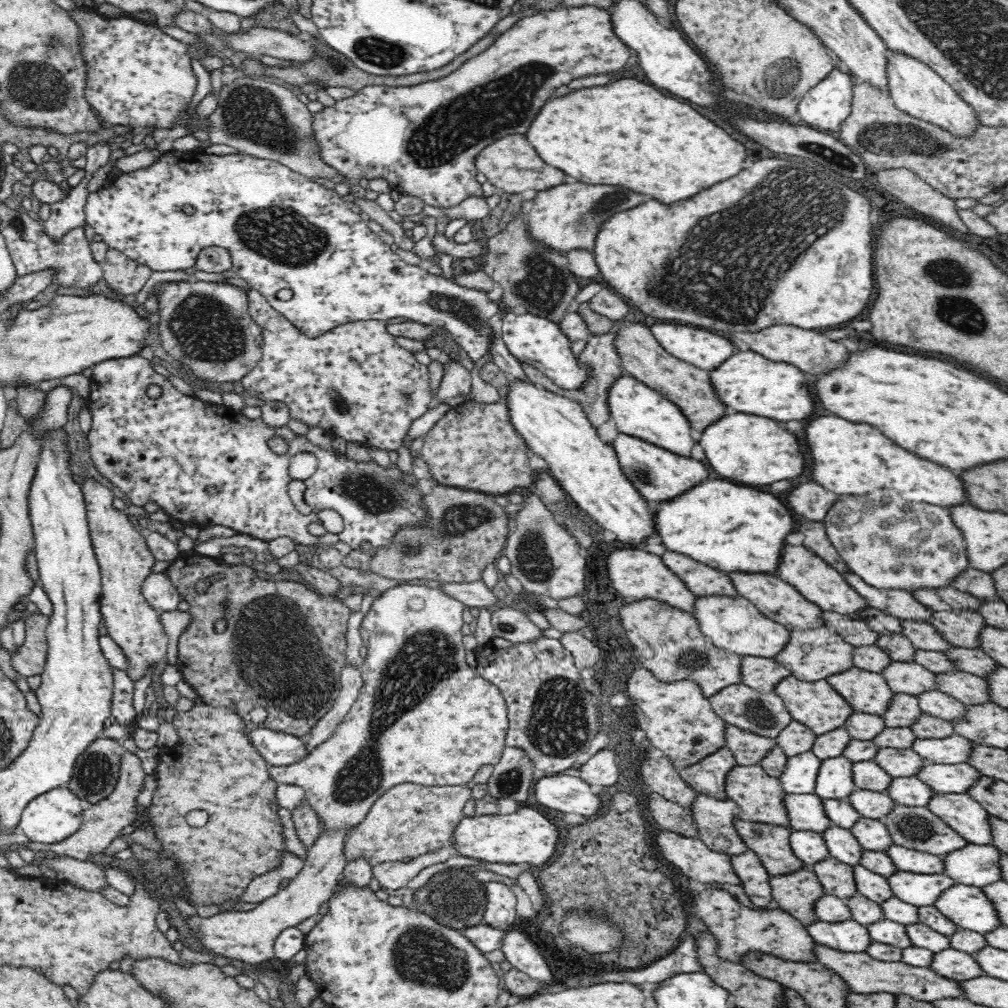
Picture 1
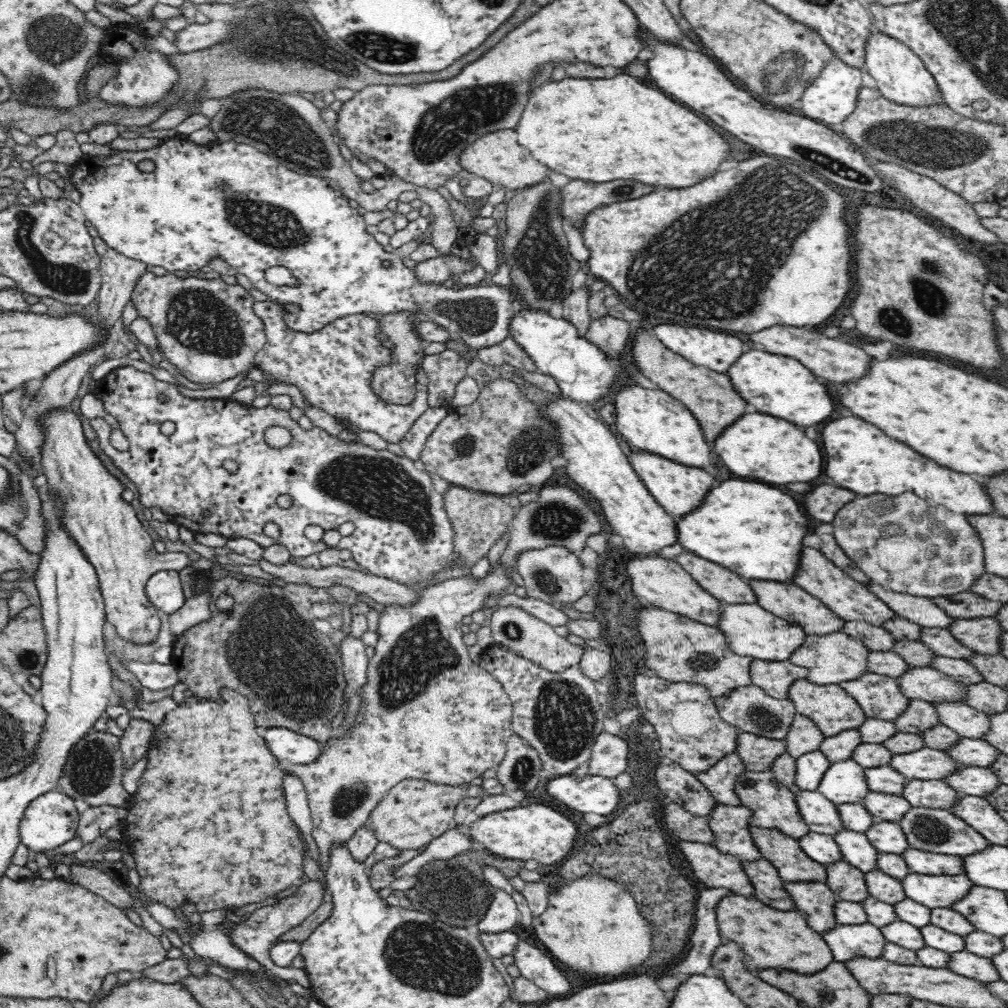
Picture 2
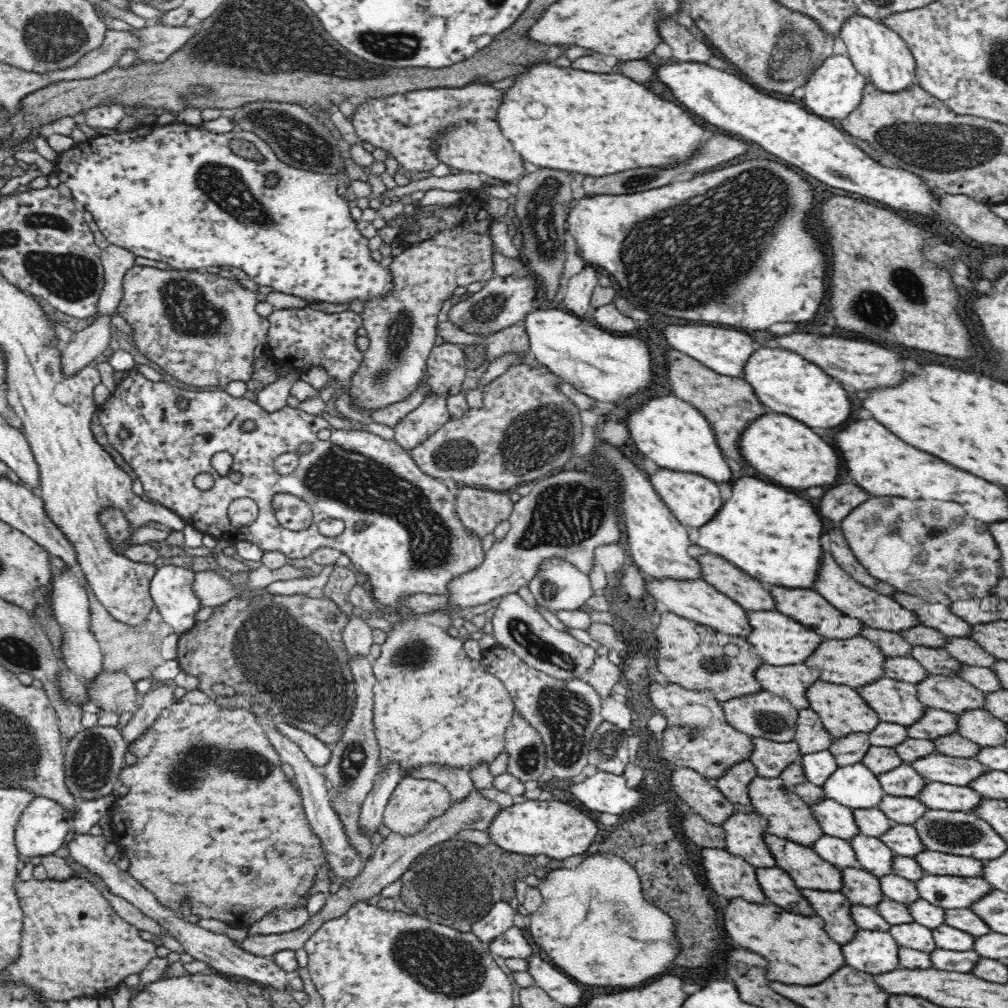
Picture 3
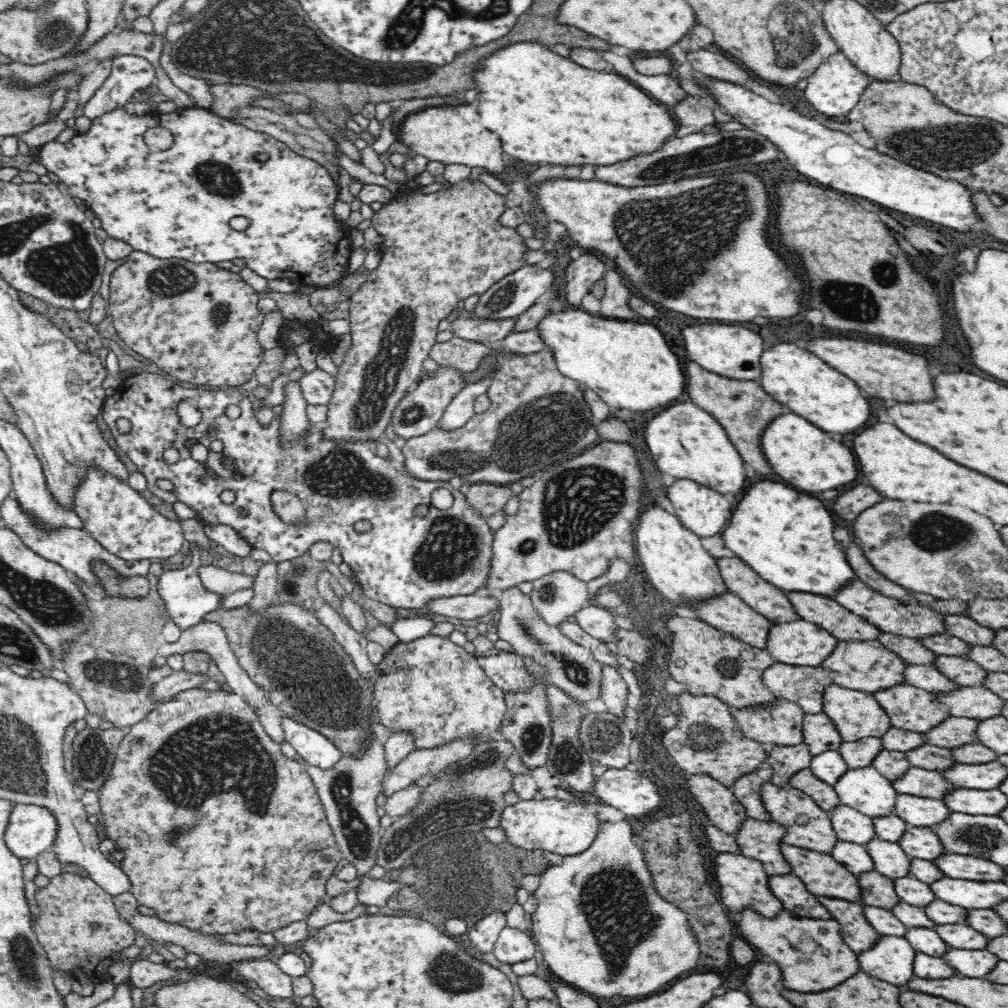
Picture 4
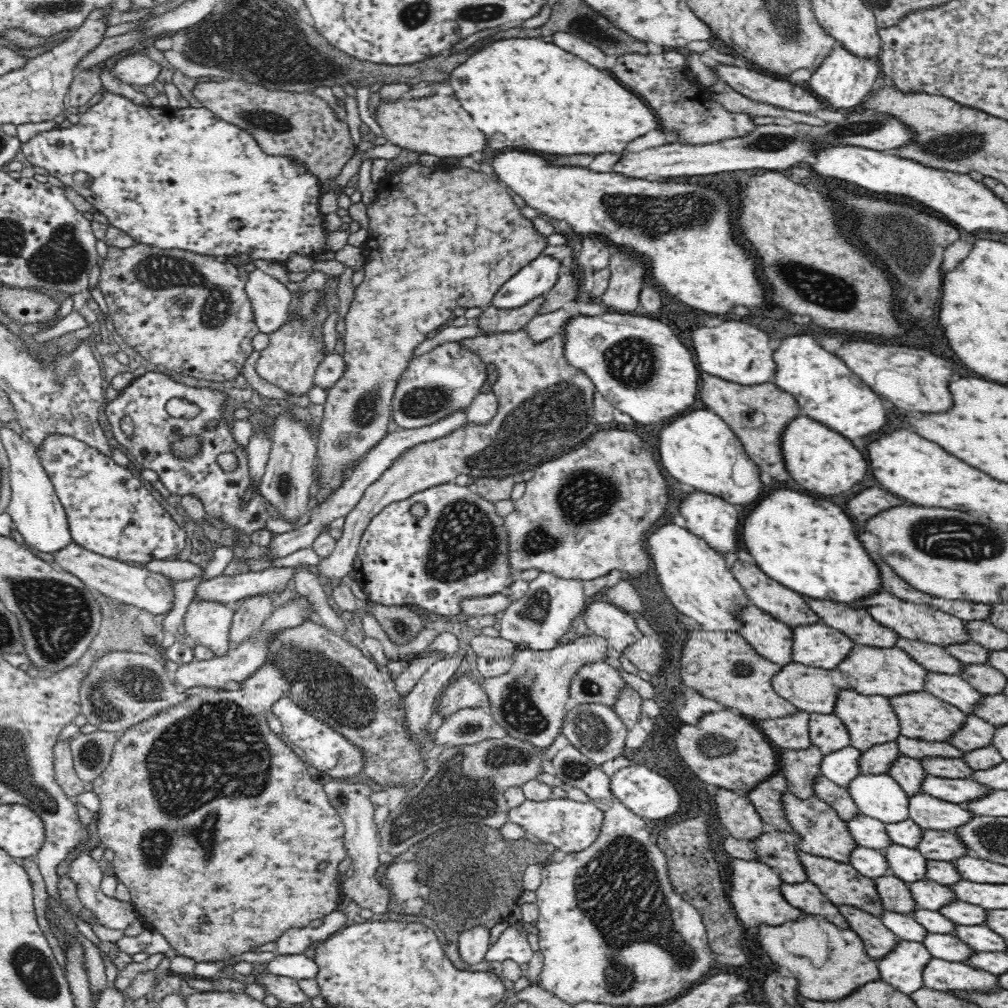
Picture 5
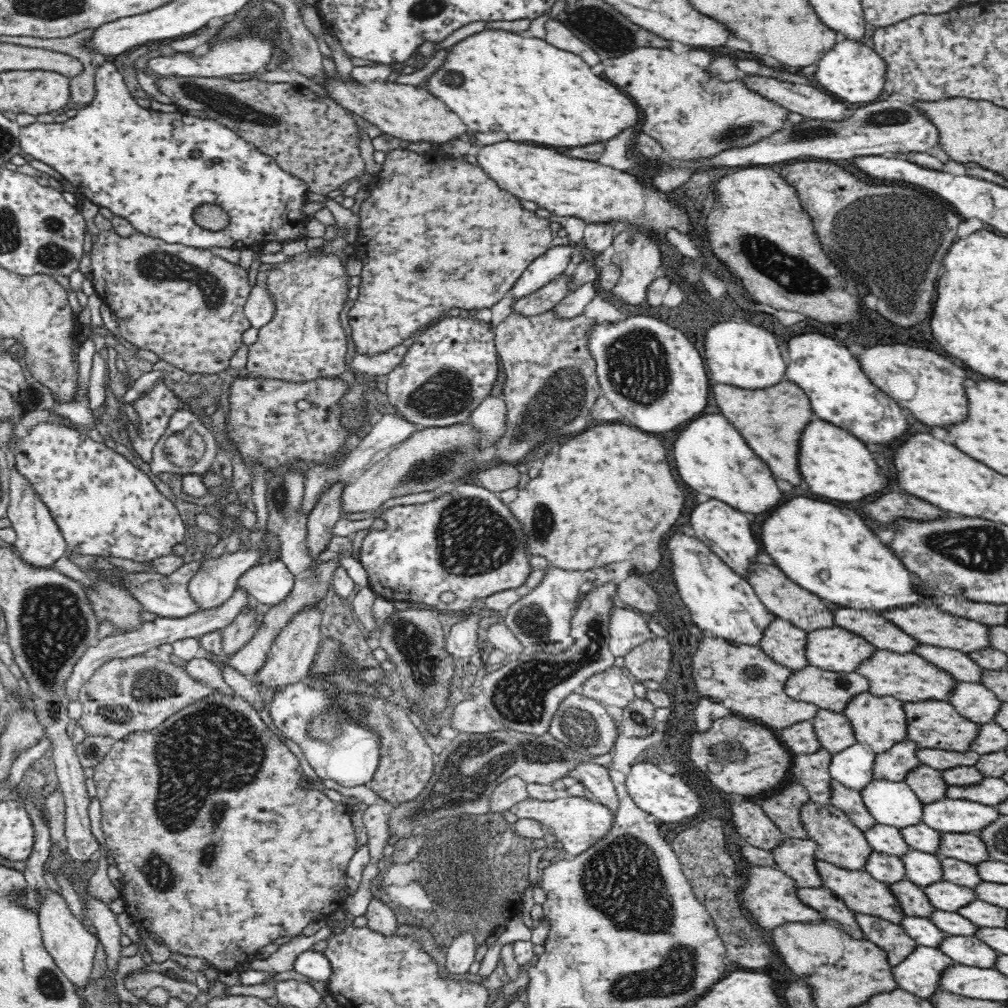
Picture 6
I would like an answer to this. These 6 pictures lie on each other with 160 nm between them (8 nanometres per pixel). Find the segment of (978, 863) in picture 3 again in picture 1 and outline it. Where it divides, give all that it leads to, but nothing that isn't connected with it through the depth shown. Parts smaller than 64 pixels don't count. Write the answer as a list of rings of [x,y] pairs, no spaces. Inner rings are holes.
[[[892,845],[888,856],[897,866],[897,870],[916,874],[942,874],[945,872],[944,856],[936,856],[904,846]]]

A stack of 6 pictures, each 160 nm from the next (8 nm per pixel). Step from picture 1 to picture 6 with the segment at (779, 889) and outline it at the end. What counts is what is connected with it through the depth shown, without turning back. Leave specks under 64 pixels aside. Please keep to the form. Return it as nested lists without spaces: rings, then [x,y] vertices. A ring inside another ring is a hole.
[[[855,913],[865,938],[888,954],[892,967],[902,963],[918,947],[918,943],[901,927],[877,916]]]

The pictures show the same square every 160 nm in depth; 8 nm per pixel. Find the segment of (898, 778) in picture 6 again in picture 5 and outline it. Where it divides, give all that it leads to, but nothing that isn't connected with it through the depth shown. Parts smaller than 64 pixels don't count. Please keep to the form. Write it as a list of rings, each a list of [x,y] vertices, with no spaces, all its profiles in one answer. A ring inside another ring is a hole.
[[[897,741],[887,742],[861,751],[859,758],[860,771],[863,774],[890,774],[892,763],[900,756]]]

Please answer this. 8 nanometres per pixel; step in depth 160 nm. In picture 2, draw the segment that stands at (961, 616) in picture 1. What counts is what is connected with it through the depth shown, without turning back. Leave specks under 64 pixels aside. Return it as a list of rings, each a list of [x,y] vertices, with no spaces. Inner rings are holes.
[[[997,618],[957,619],[948,629],[954,638],[964,642],[976,653],[1001,653],[1001,632],[1004,630]]]

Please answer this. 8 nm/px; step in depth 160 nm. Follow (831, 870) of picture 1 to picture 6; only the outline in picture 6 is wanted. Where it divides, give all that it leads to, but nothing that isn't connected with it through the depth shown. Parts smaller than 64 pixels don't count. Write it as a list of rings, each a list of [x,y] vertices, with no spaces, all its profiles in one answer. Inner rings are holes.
[[[904,879],[889,885],[889,887],[901,904],[903,912],[908,916],[930,918],[931,914],[937,909],[928,900],[929,896],[923,891],[921,885]]]

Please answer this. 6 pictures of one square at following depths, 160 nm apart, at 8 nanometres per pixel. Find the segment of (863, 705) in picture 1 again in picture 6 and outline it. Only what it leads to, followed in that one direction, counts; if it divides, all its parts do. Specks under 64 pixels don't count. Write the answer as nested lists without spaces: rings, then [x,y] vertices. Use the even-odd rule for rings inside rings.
[[[938,699],[905,702],[903,709],[907,716],[907,738],[917,742],[920,749],[970,751],[971,744],[978,736],[980,724],[964,718],[950,702],[938,701]]]

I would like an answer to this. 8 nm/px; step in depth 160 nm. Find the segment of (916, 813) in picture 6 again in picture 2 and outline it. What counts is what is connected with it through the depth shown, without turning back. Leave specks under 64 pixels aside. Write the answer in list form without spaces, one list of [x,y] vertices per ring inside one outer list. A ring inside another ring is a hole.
[[[854,759],[833,762],[824,773],[817,791],[836,805],[862,803],[871,791],[864,769]]]

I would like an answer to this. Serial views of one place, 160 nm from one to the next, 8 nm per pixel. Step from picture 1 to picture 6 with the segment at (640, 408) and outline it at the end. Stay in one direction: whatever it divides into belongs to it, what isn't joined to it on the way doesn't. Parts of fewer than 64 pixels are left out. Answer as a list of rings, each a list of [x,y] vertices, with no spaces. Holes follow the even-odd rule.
[[[720,414],[700,416],[690,422],[674,442],[672,456],[682,480],[710,499],[750,514],[766,514],[782,504],[784,496],[766,462],[750,450],[739,430]]]

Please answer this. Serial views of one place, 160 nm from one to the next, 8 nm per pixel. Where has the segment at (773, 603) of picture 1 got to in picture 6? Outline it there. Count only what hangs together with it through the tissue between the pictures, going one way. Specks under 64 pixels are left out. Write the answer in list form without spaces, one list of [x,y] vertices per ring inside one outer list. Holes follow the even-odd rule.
[[[830,604],[830,610],[834,610],[834,621],[837,627],[842,627],[854,634],[860,634],[864,640],[874,644],[882,650],[898,650],[898,654],[912,652],[918,642],[898,630],[890,620],[878,616],[870,610],[850,610],[850,608],[836,608]]]

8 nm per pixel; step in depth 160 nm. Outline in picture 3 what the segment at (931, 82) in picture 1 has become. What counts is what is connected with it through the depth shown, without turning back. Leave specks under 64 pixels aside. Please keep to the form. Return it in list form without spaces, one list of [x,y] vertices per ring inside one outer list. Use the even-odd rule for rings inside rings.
[[[856,14],[846,18],[838,36],[848,48],[848,54],[855,69],[870,80],[876,88],[884,92],[898,92],[914,82],[914,57],[906,41],[883,22]]]

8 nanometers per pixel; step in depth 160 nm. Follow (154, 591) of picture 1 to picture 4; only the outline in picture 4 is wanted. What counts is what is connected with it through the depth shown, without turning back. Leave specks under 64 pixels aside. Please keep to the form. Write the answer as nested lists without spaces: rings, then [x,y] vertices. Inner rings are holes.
[[[193,545],[186,566],[182,570],[164,572],[159,578],[158,592],[168,607],[169,616],[183,631],[198,624],[200,618],[205,618],[208,614],[219,610],[224,599],[221,594],[205,588],[197,574],[197,568],[200,565],[198,546]]]

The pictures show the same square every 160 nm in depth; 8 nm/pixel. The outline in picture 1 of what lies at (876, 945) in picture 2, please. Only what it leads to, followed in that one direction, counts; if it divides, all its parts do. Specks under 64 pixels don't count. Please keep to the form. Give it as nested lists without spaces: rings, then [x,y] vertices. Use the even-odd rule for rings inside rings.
[[[854,919],[835,923],[820,920],[807,926],[807,929],[816,944],[842,953],[868,952],[873,943],[868,927]]]

